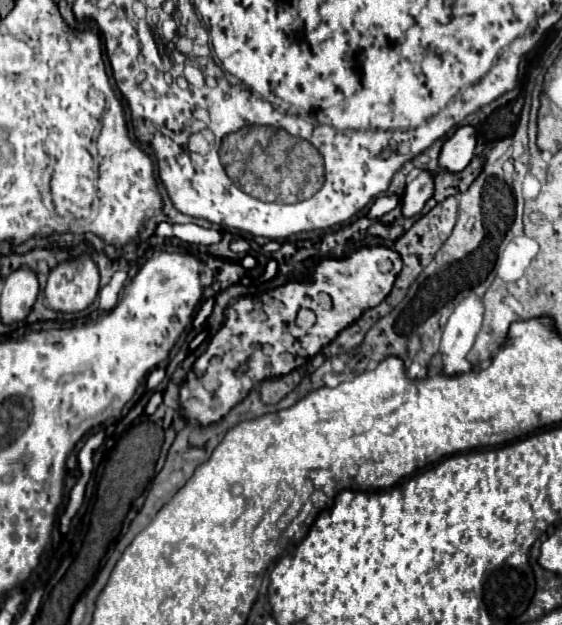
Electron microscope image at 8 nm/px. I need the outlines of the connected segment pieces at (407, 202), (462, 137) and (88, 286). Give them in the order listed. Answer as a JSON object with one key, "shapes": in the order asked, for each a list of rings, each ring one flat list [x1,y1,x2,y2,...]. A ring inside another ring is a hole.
{"shapes":[[[420,172,404,190,402,194,402,216,410,218,414,214,418,214,426,200,434,194,434,184,432,184,432,176,428,172]],[[460,126,444,144,438,154,438,164,440,168,448,172,462,172,472,156,474,156,474,146,476,146,476,130,474,126]],[[90,258,60,262,44,288,48,308,64,314,86,310,98,296,98,268]]]}

